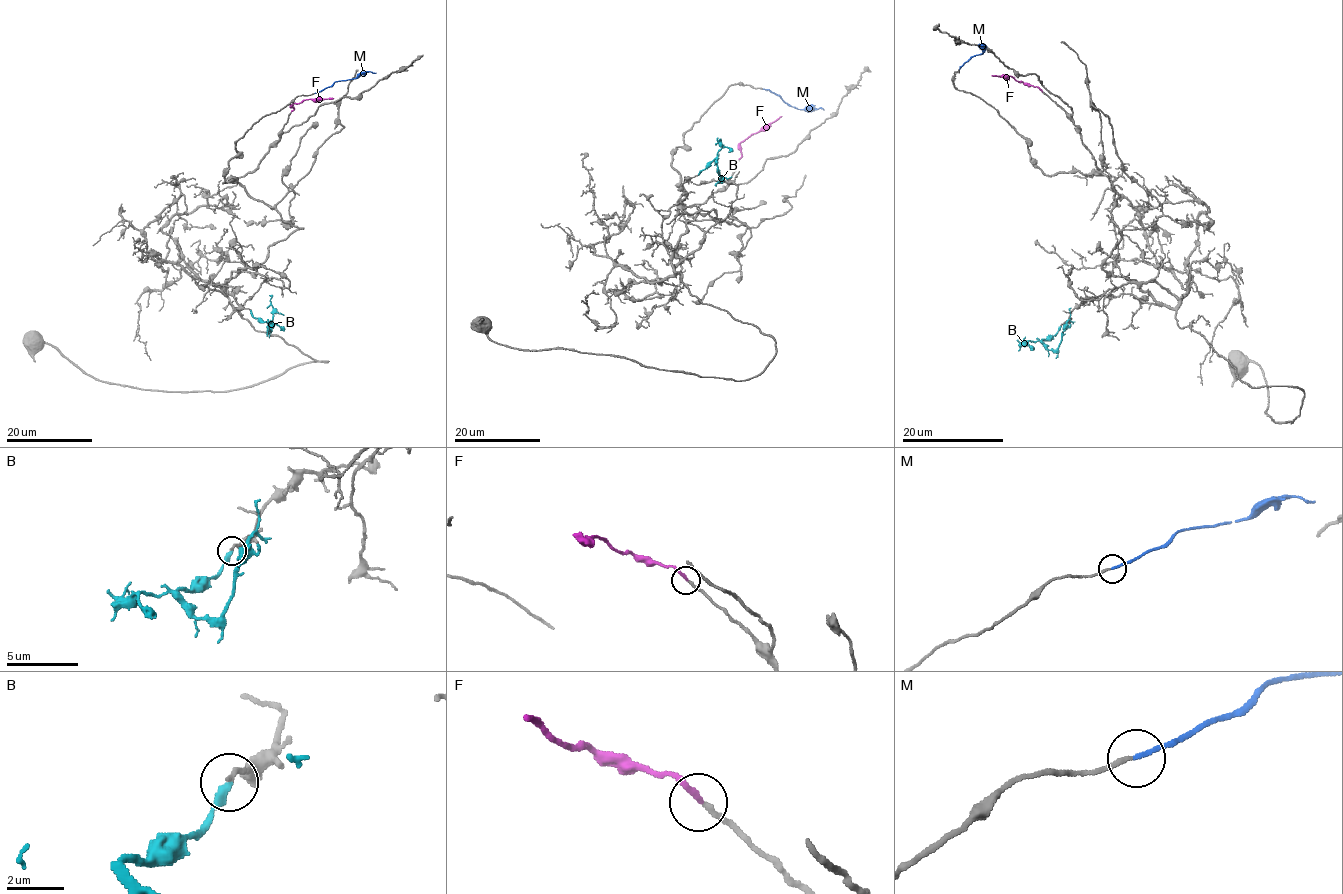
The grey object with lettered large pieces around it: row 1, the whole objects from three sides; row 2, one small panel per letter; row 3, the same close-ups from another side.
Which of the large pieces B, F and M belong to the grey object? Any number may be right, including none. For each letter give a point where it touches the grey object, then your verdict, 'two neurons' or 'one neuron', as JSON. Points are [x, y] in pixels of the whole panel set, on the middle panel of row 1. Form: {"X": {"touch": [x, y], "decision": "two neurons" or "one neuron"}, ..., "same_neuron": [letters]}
{"B": {"touch": [698, 174], "decision": "two neurons"}, "F": {"touch": [739, 158], "decision": "one neuron"}, "M": {"touch": [763, 89], "decision": "one neuron"}, "same_neuron": ["F", "M"]}

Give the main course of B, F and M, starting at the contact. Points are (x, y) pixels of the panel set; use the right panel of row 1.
B: (1061, 326), (1056, 334), (1042, 341), (1049, 350), (1056, 350), (1062, 337), (1063, 327), (1070, 318), (1068, 308)
F: (1042, 91), (1011, 76), (991, 75)
M: (959, 69), (973, 56), (983, 53), (982, 44), (985, 45)

